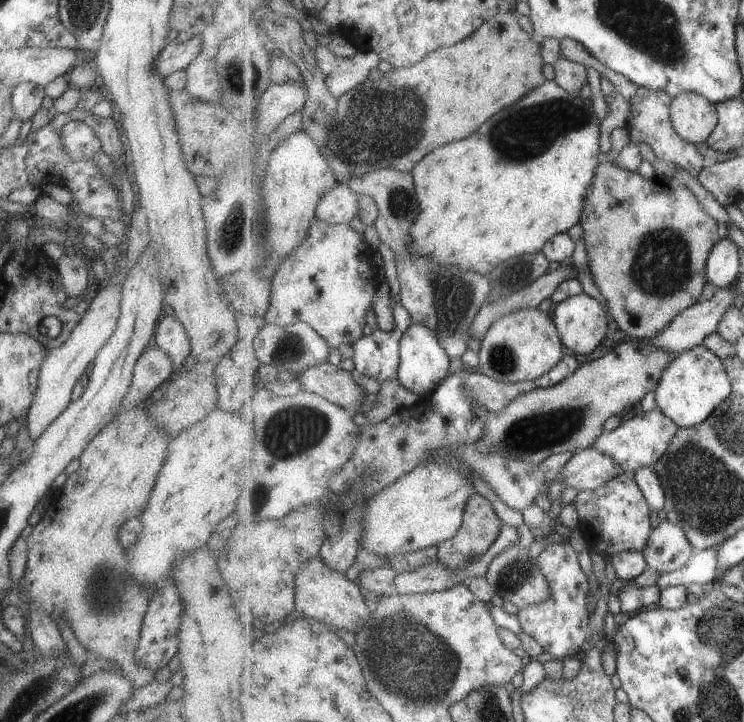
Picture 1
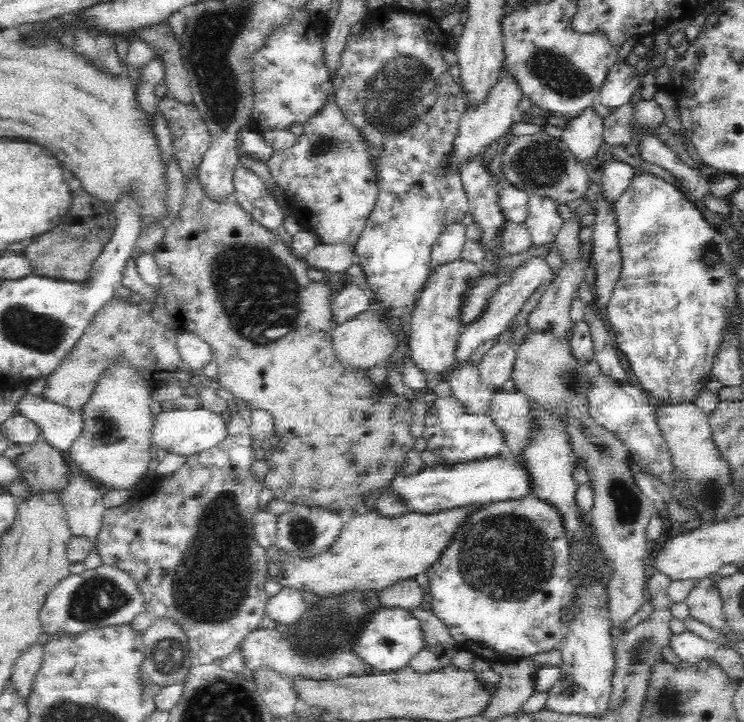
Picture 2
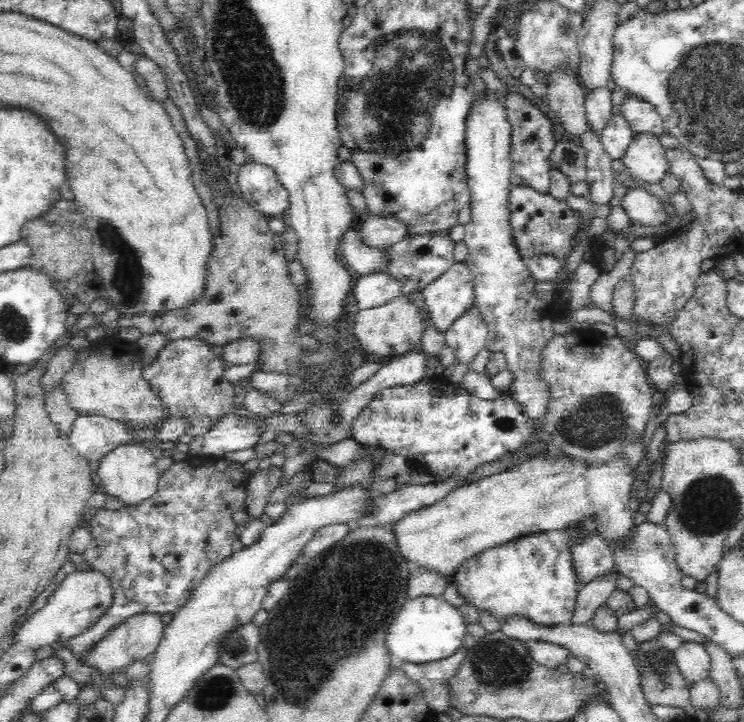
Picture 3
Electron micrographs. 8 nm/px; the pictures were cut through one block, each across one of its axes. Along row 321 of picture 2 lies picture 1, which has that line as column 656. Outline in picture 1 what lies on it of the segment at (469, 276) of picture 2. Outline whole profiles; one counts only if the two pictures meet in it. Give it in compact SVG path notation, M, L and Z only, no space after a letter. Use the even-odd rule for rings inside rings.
M656 408L622 423L616 430L604 431L591 448L609 456L624 473L634 476L640 469L655 465L666 455L679 430L679 426L669 416Z

